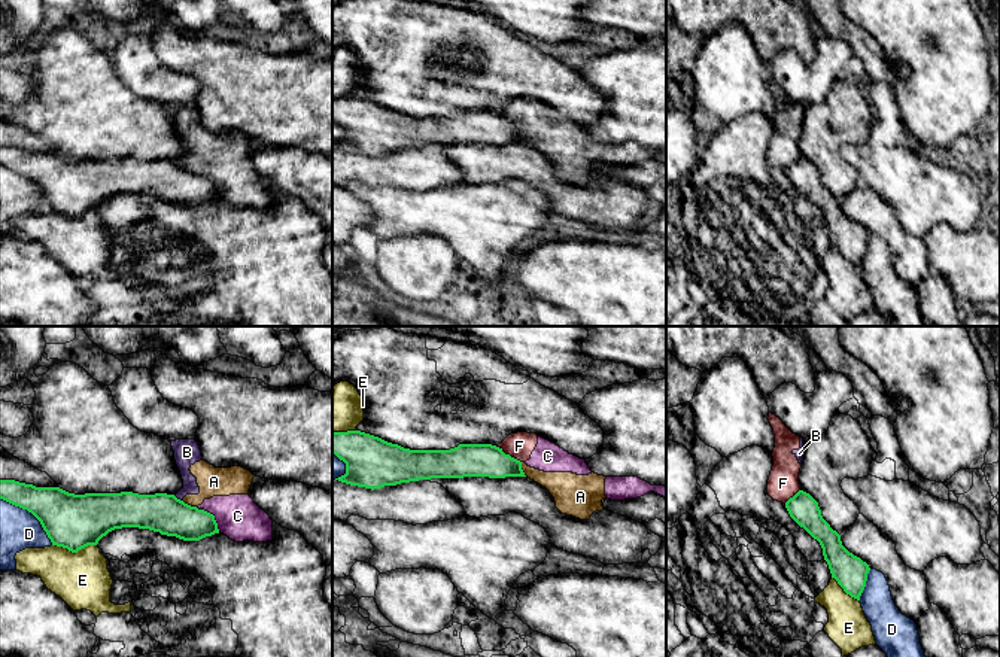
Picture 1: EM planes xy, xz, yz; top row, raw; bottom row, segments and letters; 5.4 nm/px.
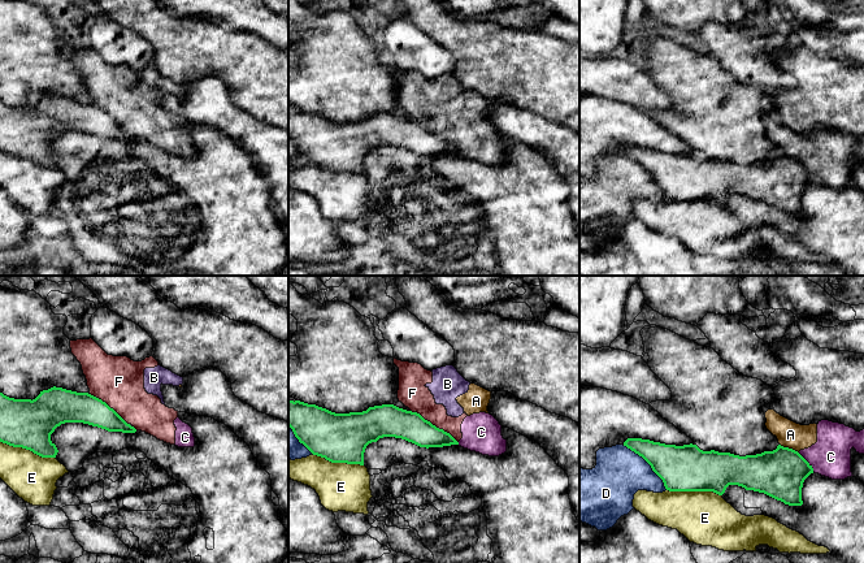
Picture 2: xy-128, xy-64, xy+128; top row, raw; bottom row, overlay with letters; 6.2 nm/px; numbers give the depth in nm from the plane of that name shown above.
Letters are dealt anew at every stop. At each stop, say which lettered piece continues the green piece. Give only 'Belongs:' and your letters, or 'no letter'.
Belongs: no letter

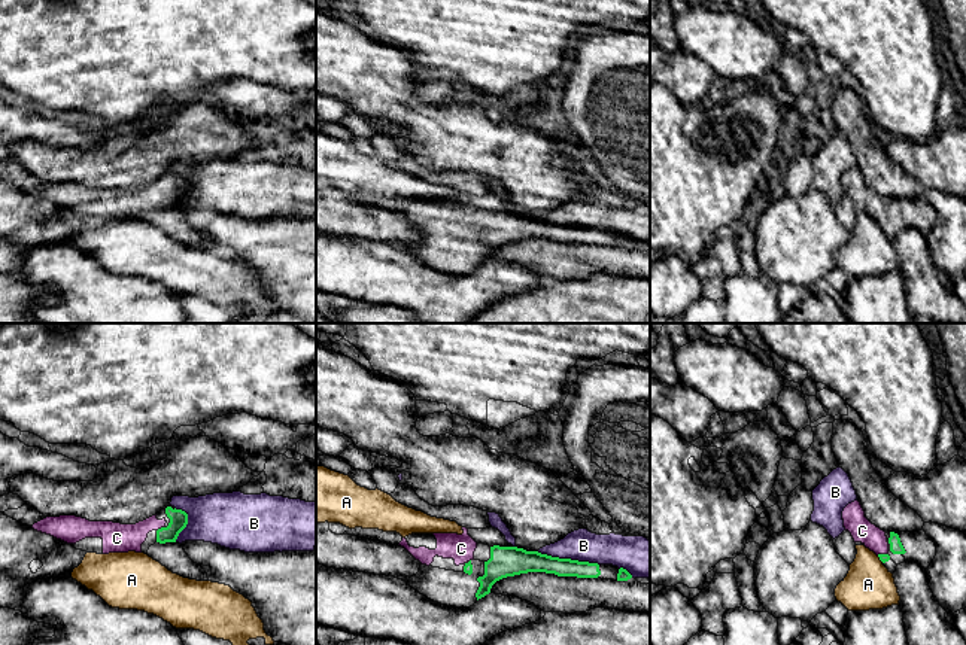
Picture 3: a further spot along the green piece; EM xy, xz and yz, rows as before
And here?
Belongs: C

